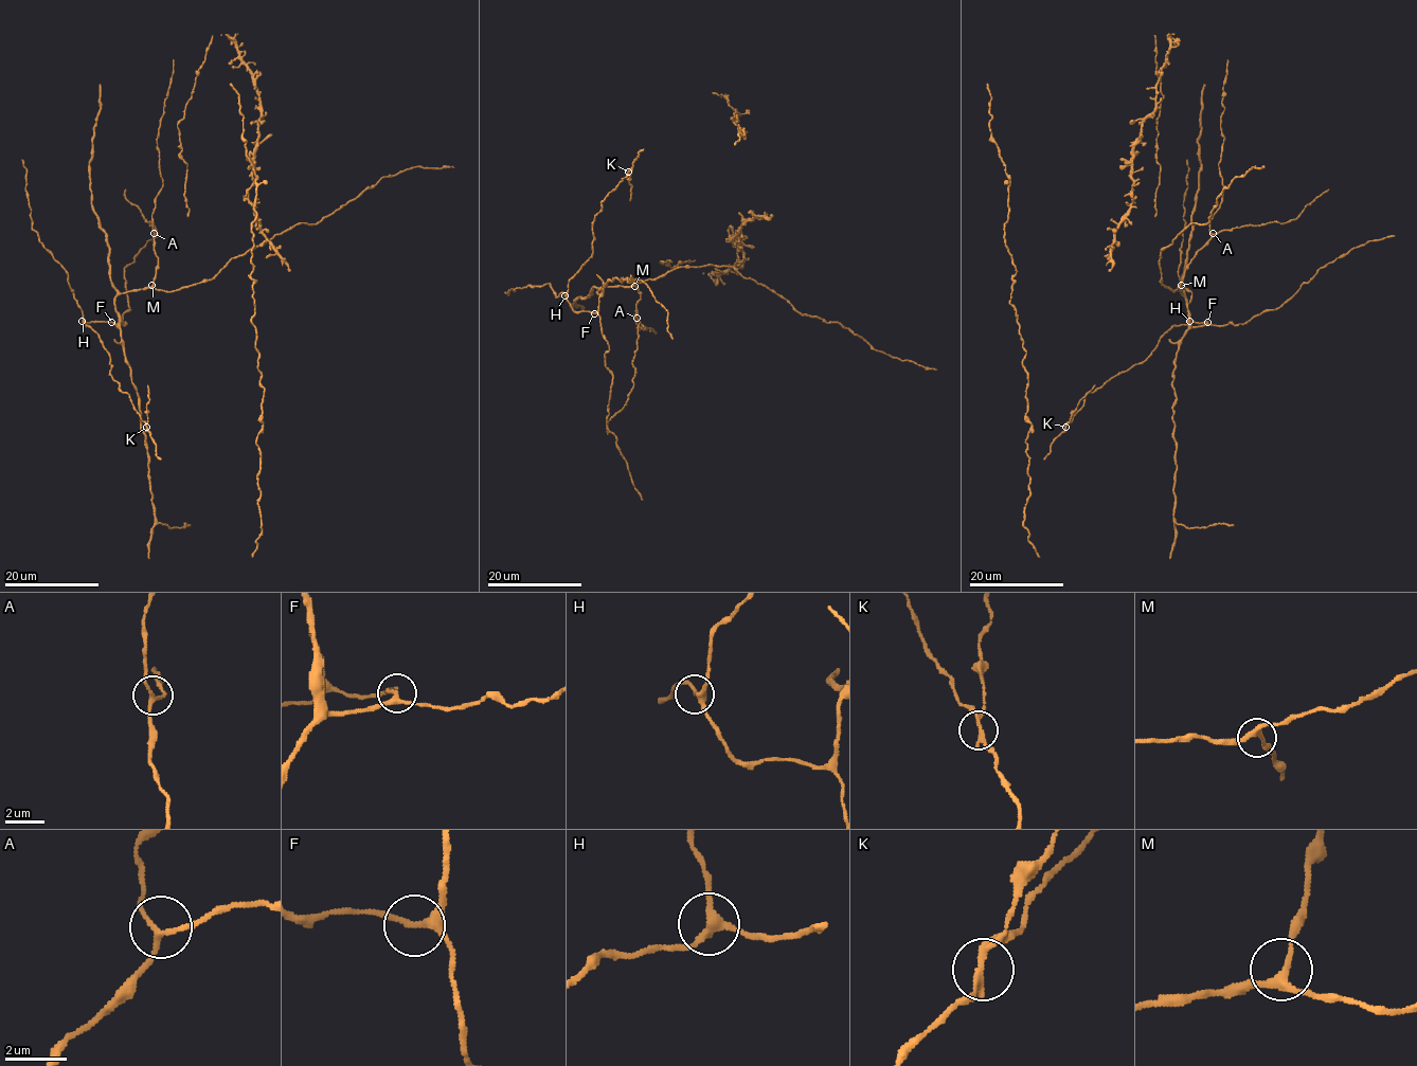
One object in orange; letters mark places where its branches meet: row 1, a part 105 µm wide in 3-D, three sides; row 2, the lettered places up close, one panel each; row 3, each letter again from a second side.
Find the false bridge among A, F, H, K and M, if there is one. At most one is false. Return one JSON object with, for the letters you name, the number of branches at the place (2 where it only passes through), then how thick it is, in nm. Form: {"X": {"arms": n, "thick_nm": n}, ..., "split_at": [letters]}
{"K": {"arms": 3, "thick_nm": 170}, "split_at": ["K"]}

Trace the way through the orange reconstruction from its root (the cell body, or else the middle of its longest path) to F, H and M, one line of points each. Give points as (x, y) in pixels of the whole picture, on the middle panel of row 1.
F: (734, 267), (677, 267), (658, 277), (630, 286), (603, 287), (597, 292), (601, 295), (594, 313)
H: (734, 267), (677, 267), (630, 286), (603, 287), (594, 313), (576, 312), (564, 295)
M: (734, 267), (677, 267), (634, 286)

